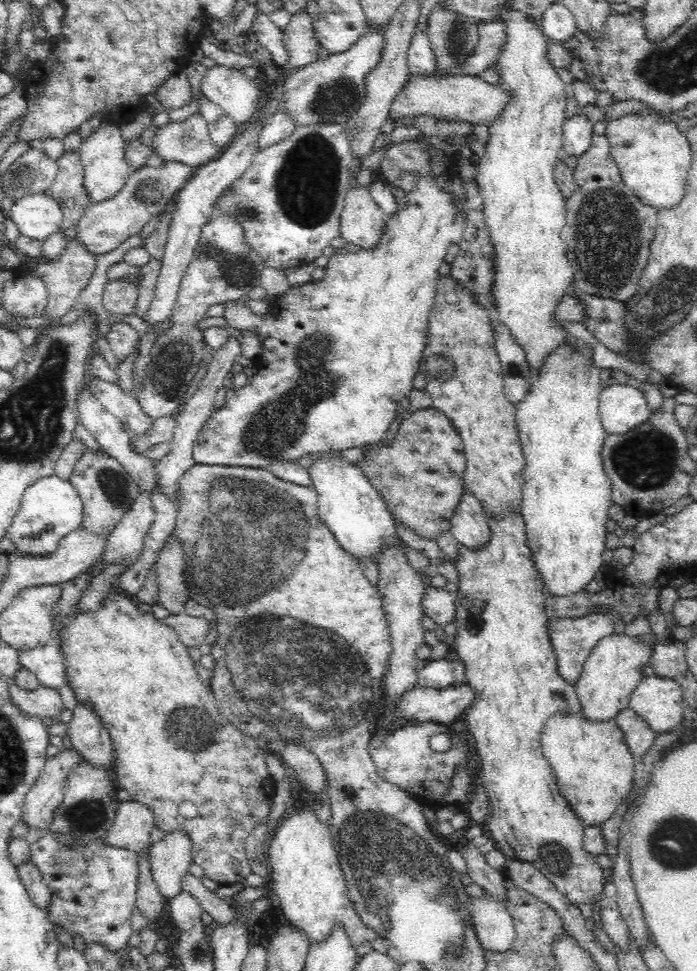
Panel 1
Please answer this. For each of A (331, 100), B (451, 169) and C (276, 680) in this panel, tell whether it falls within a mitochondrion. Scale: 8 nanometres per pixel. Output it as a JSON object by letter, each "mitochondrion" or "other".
{"A":"mitochondrion","B":"other","C":"mitochondrion"}

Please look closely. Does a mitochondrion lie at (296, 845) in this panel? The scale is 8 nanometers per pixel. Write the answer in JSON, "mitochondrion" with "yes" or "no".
{"mitochondrion":"no"}

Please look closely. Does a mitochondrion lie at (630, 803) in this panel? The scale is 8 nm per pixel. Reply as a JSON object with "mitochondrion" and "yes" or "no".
{"mitochondrion":"no"}

